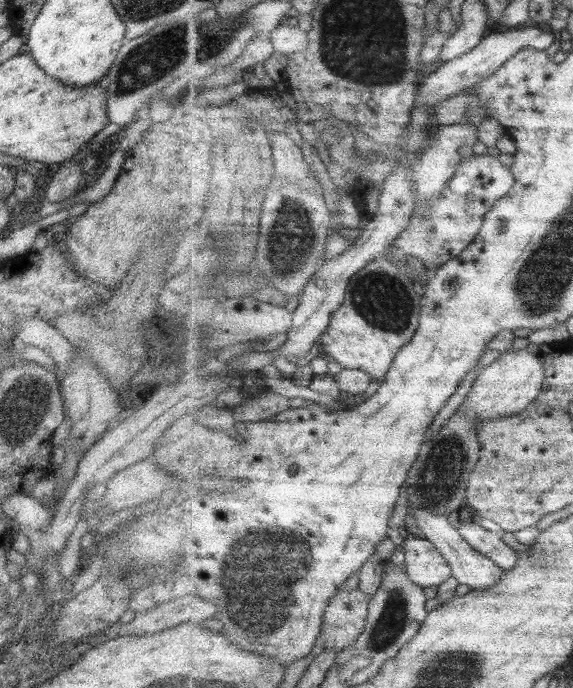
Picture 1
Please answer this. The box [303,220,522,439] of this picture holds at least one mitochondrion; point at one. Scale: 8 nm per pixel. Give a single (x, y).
(384, 301)

